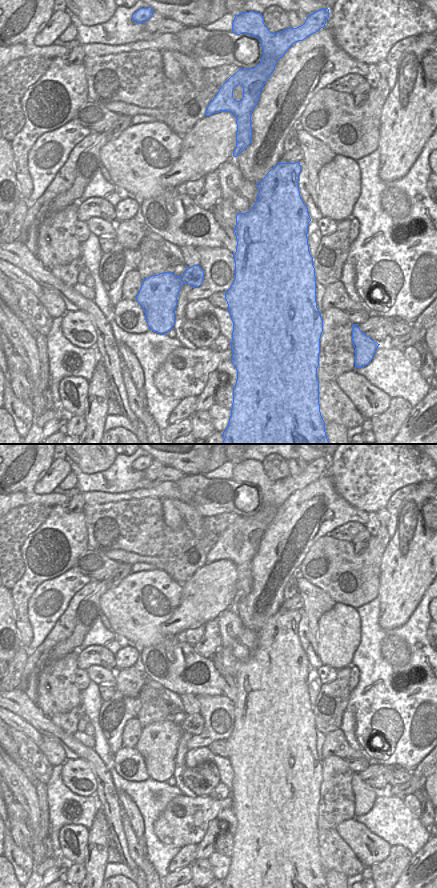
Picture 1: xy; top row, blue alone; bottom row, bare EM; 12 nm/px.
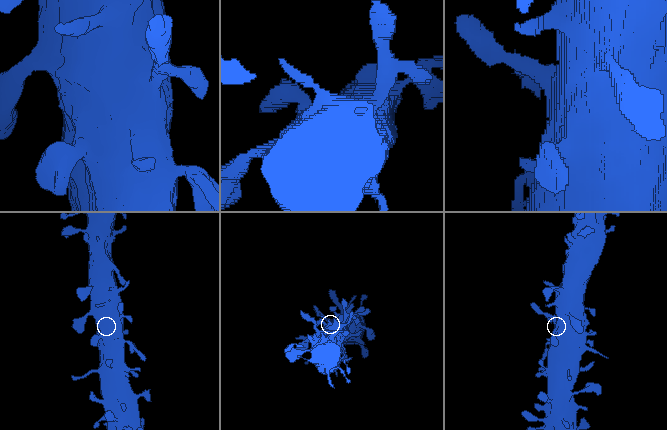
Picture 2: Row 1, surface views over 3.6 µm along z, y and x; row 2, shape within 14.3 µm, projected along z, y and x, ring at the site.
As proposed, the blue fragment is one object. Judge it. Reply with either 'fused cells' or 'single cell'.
single cell

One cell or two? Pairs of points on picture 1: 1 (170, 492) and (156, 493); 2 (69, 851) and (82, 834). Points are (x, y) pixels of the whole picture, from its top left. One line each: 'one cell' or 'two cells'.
1: one cell
2: one cell

